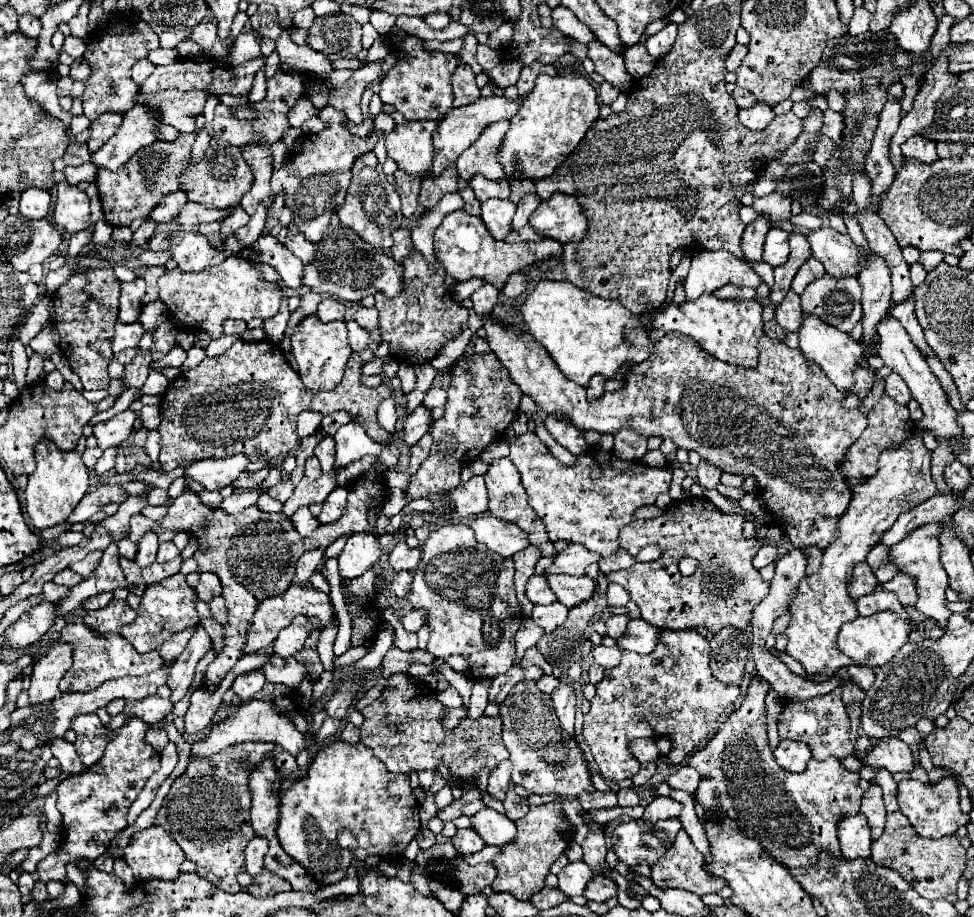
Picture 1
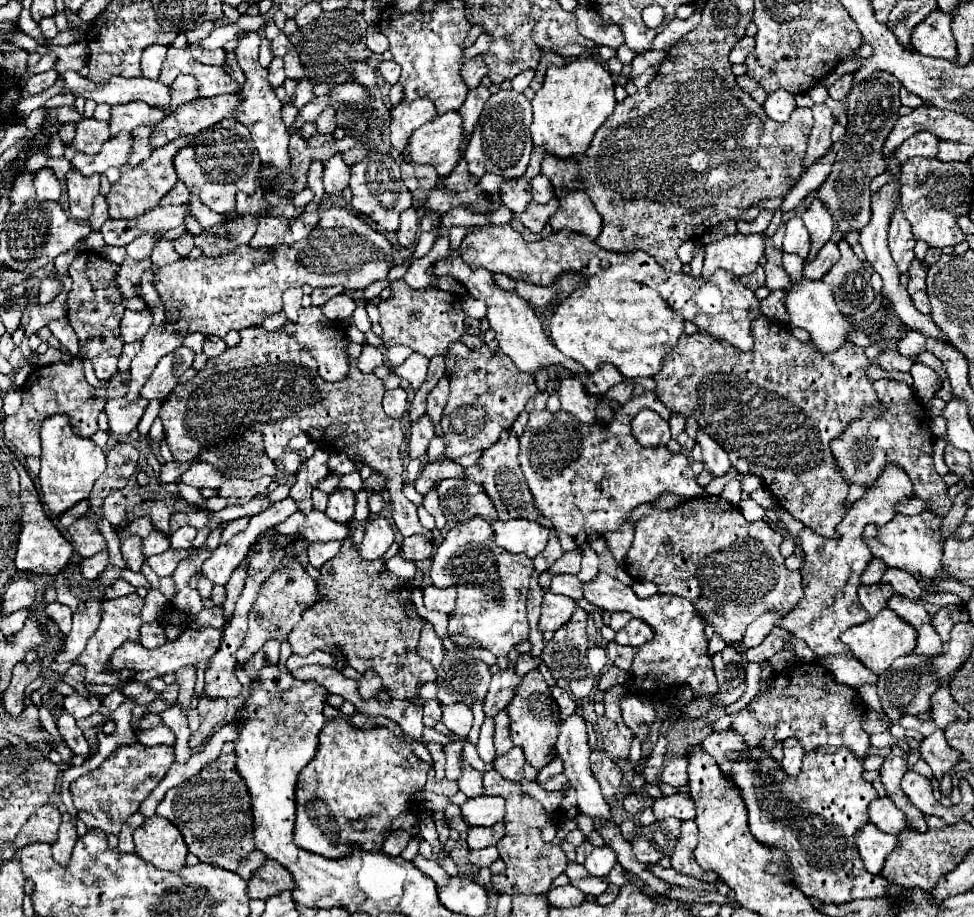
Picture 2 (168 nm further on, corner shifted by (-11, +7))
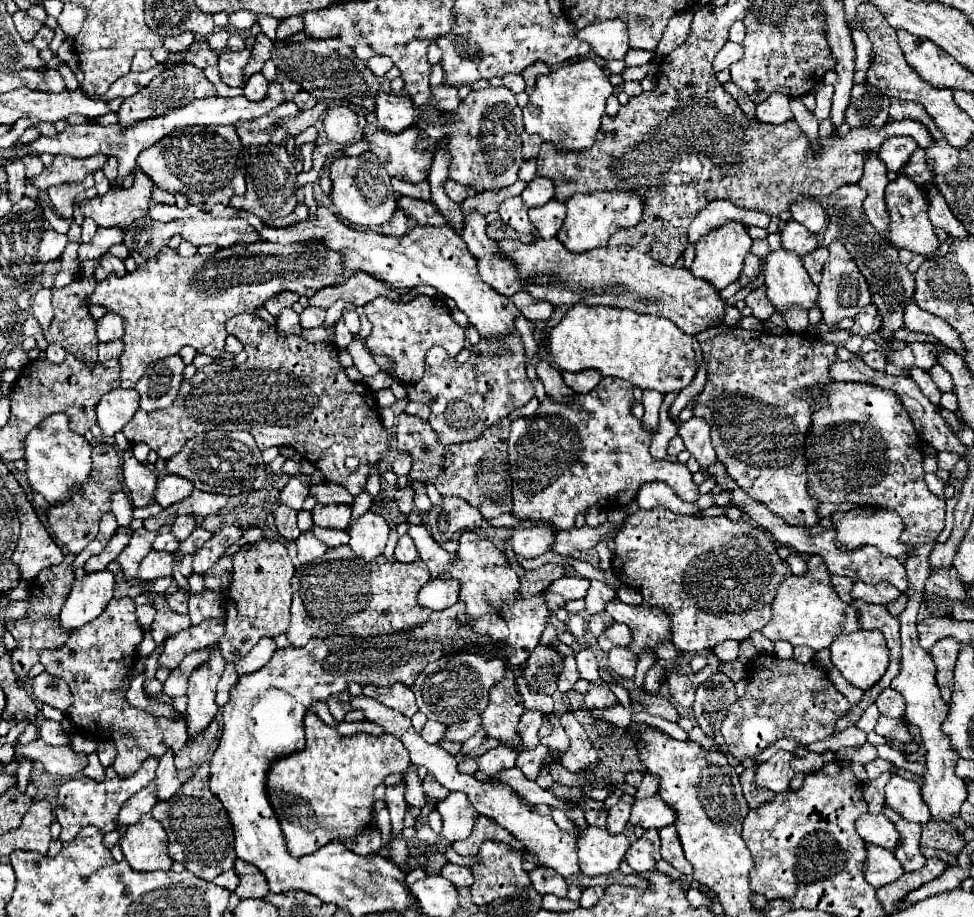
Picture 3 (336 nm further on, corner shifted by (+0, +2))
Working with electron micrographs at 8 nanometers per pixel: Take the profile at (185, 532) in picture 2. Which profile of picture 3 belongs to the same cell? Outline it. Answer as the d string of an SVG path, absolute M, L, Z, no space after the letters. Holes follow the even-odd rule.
M179 516L173 524L173 534L179 542L183 542L195 528L197 528L197 522L193 516Z

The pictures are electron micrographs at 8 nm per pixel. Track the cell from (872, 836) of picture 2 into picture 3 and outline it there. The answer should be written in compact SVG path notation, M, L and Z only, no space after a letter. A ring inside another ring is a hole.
M867 844L865 854L867 854L867 858L865 858L865 880L875 888L897 880L899 874L903 872L901 864L897 862L897 858L891 850L883 850L881 846Z

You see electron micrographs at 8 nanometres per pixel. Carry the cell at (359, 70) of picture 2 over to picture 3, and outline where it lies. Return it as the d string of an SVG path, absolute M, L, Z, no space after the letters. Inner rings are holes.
M389 92L375 94L375 112L379 126L391 134L399 134L415 124L415 106L409 98Z

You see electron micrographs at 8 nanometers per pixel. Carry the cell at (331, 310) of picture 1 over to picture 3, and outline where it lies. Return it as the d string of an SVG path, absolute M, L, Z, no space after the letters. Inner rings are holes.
M313 306L305 308L303 314L301 314L301 326L303 326L305 330L307 330L307 328L323 326L323 322L325 322L325 314L327 314L327 310L323 310L323 308L313 308Z

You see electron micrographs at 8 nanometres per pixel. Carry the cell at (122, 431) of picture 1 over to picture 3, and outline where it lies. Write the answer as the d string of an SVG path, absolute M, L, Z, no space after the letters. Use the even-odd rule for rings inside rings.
M115 388L107 392L97 404L97 426L101 428L103 436L113 438L117 432L123 430L123 426L133 418L137 410L139 410L137 390Z

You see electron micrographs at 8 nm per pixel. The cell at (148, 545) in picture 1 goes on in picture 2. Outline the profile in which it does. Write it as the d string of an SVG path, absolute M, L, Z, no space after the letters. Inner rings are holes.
M154 499L150 501L150 517L152 517L152 523L158 531L162 533L170 533L170 515L172 515L172 509L166 501L162 499Z

